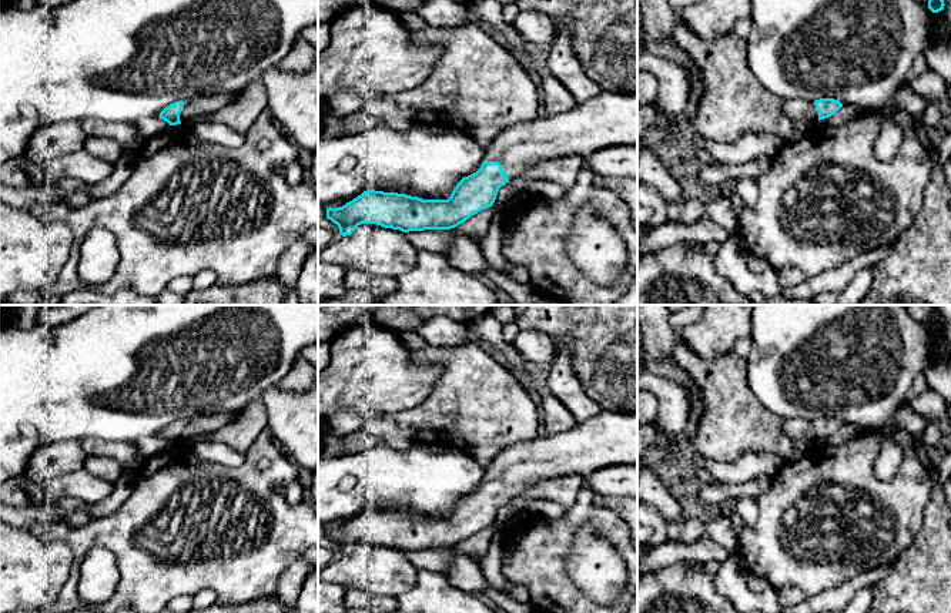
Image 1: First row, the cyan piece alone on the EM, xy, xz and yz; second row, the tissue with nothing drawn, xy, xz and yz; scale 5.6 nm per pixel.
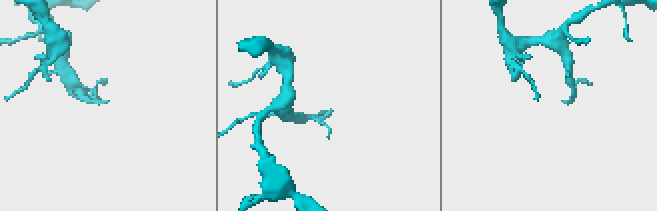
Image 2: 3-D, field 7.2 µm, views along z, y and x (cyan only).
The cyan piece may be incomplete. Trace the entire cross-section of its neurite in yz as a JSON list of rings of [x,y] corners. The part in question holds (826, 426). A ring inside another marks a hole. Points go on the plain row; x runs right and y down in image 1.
[[[804,418],[783,419],[783,428],[790,439],[806,439],[816,443],[820,439],[834,435],[843,423],[834,418],[808,421]]]

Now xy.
[[[235,413],[197,415],[187,421],[175,421],[160,432],[160,438],[170,445],[181,443],[187,439],[204,436],[225,426],[234,419]]]

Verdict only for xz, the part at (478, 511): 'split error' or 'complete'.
split error

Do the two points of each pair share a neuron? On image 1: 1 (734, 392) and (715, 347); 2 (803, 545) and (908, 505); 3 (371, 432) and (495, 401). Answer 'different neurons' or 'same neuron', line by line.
1: different neurons
2: same neuron
3: same neuron

